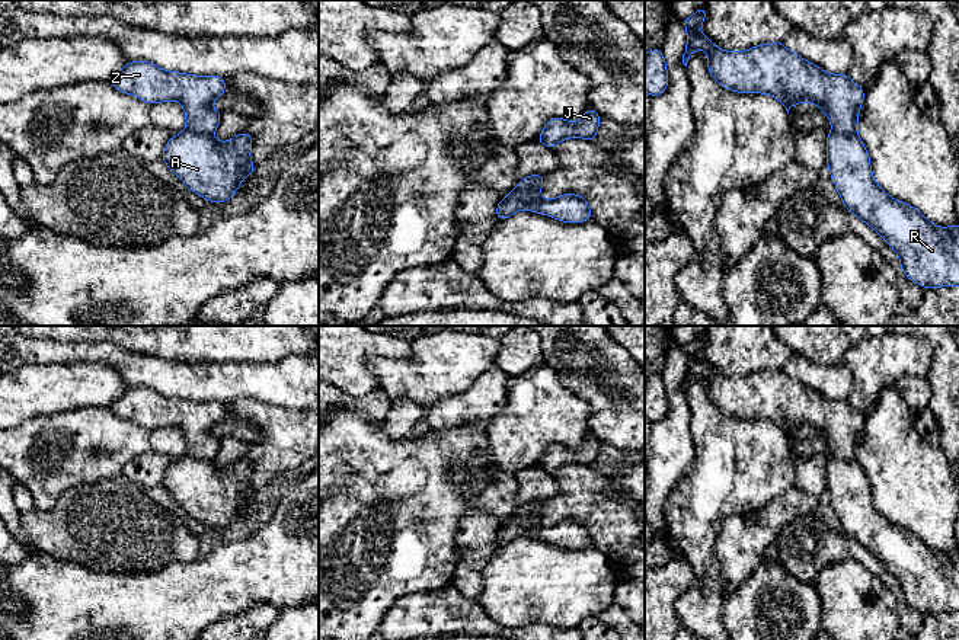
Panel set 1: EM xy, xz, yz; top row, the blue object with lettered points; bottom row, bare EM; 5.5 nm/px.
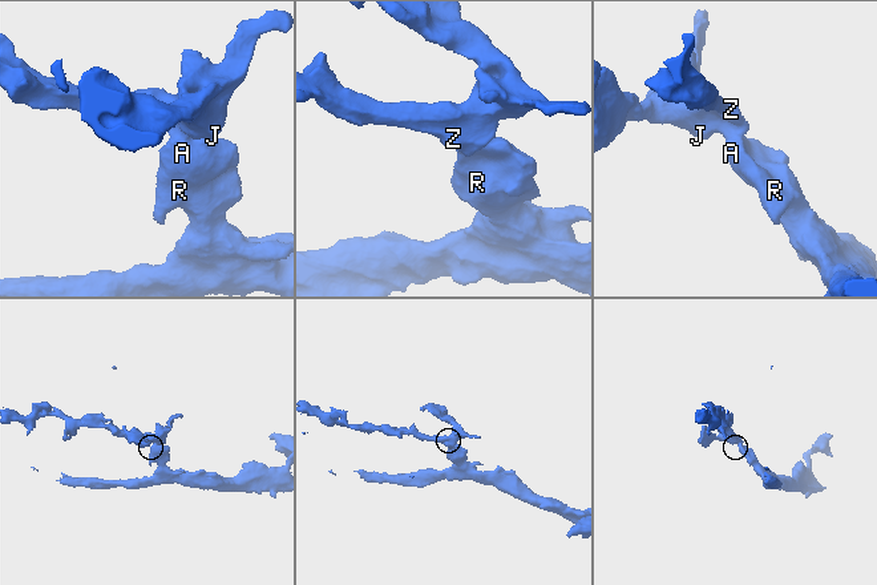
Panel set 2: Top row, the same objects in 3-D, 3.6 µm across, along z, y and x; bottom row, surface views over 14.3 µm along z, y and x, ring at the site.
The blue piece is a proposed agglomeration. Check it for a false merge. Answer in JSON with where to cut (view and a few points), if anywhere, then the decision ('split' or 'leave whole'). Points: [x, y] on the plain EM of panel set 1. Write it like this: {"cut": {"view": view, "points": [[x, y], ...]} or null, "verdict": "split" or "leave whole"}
{"cut": {"view": "xy", "points": [[185, 456], [213, 460]]}, "verdict": "split"}

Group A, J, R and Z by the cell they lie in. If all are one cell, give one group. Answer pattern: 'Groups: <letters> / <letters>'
Groups: A R / J Z

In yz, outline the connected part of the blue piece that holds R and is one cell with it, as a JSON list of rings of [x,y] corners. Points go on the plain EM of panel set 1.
[[[829,458],[827,463],[827,492],[844,534],[856,540],[896,577],[901,596],[910,607],[924,614],[959,612],[959,548],[937,553],[910,529],[891,524],[876,509],[870,483],[859,461]]]

